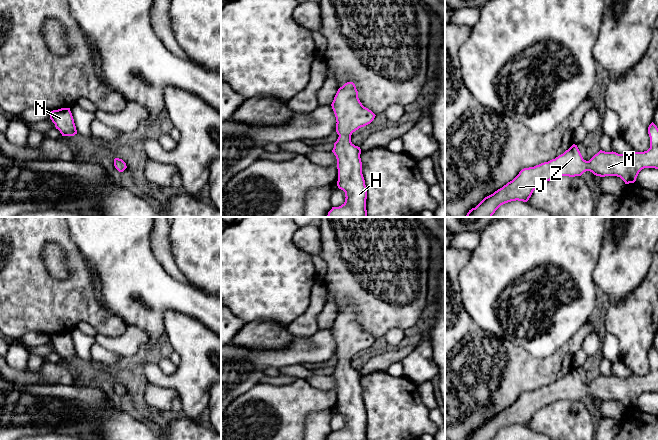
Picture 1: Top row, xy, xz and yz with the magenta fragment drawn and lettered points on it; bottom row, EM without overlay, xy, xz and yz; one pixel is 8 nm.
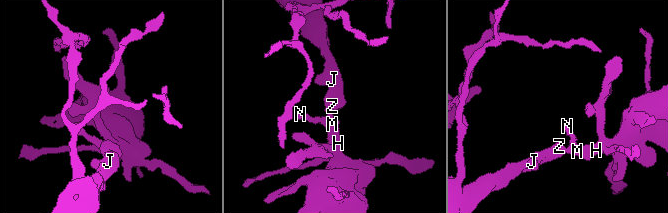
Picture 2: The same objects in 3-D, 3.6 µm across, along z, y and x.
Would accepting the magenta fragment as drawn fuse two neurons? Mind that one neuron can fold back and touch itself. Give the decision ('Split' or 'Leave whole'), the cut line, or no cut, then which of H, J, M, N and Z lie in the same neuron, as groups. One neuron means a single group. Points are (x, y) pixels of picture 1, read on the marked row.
Leave whole. No split. Groups: H J M N Z

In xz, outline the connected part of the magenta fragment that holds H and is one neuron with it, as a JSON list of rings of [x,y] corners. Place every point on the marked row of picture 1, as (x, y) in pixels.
[[[347,82],[340,87],[331,104],[336,117],[336,132],[339,135],[332,152],[337,159],[337,186],[345,192],[345,202],[339,207],[332,207],[326,217],[368,217],[366,210],[367,188],[362,174],[361,149],[351,142],[353,132],[370,124],[375,114],[364,107],[358,98],[358,91],[353,82]]]

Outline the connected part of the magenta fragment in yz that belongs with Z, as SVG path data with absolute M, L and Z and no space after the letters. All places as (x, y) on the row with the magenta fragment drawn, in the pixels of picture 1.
M653 122L648 134L650 148L647 151L625 155L600 150L589 161L583 159L577 145L573 144L555 159L522 169L512 181L469 210L466 217L492 217L505 203L527 202L538 186L559 176L575 177L590 171L600 177L620 177L625 184L634 183L642 169L658 169L658 128Z

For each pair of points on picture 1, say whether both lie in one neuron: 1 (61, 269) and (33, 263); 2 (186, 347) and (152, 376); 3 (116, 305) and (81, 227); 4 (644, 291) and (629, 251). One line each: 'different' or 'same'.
1: different
2: same
3: same
4: different

